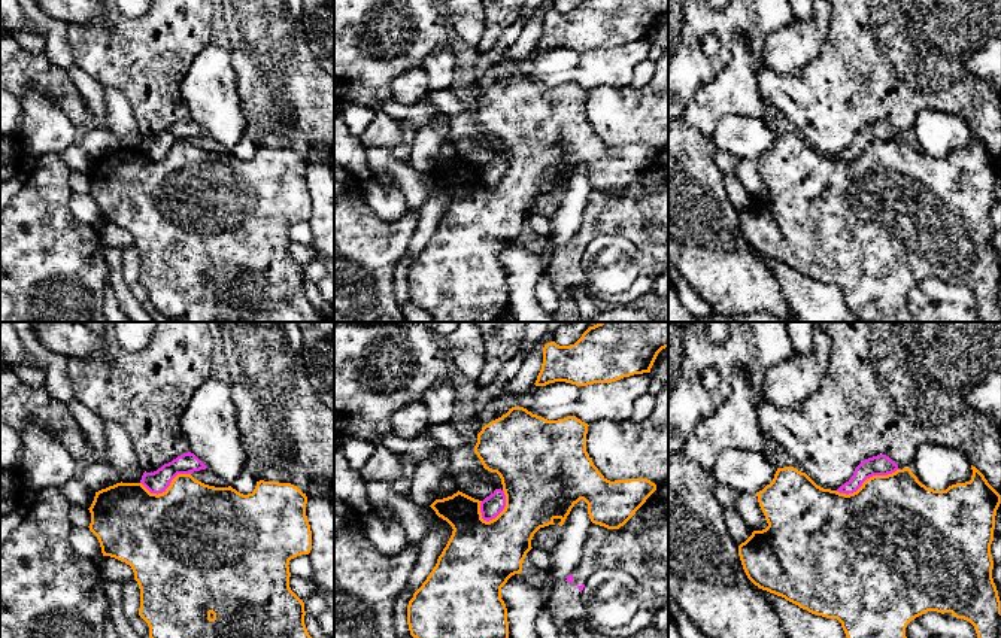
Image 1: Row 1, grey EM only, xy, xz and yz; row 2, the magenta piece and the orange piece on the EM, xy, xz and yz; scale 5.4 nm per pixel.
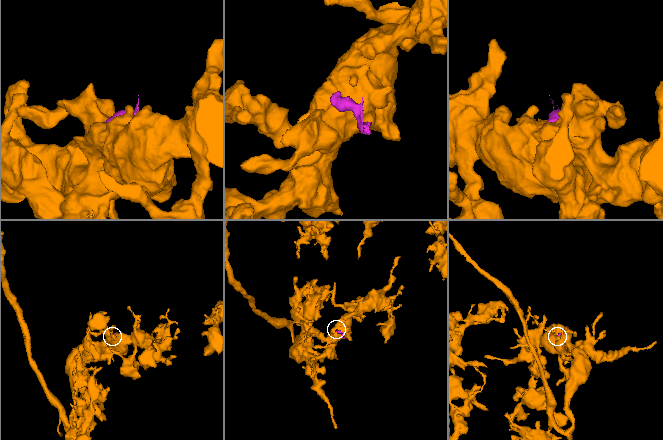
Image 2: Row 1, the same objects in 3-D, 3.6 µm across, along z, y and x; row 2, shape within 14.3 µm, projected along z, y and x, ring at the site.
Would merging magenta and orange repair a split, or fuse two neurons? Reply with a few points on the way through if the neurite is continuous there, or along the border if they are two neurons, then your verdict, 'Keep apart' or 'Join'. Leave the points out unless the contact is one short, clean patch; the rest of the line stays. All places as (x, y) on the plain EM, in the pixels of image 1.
Boundary: yz (898, 134), (870, 142), (852, 158), (836, 157). Keep apart

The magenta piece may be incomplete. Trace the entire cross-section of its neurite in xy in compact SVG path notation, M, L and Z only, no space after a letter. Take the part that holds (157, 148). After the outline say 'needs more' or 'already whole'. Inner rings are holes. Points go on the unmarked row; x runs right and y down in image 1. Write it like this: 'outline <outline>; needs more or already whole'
outline M191 118L183 119L154 139L143 139L140 149L151 160L163 160L178 140L189 140L207 133Z; already whole

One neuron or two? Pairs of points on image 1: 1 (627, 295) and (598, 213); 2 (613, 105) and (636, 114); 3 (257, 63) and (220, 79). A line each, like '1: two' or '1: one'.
1: one
2: one
3: two

